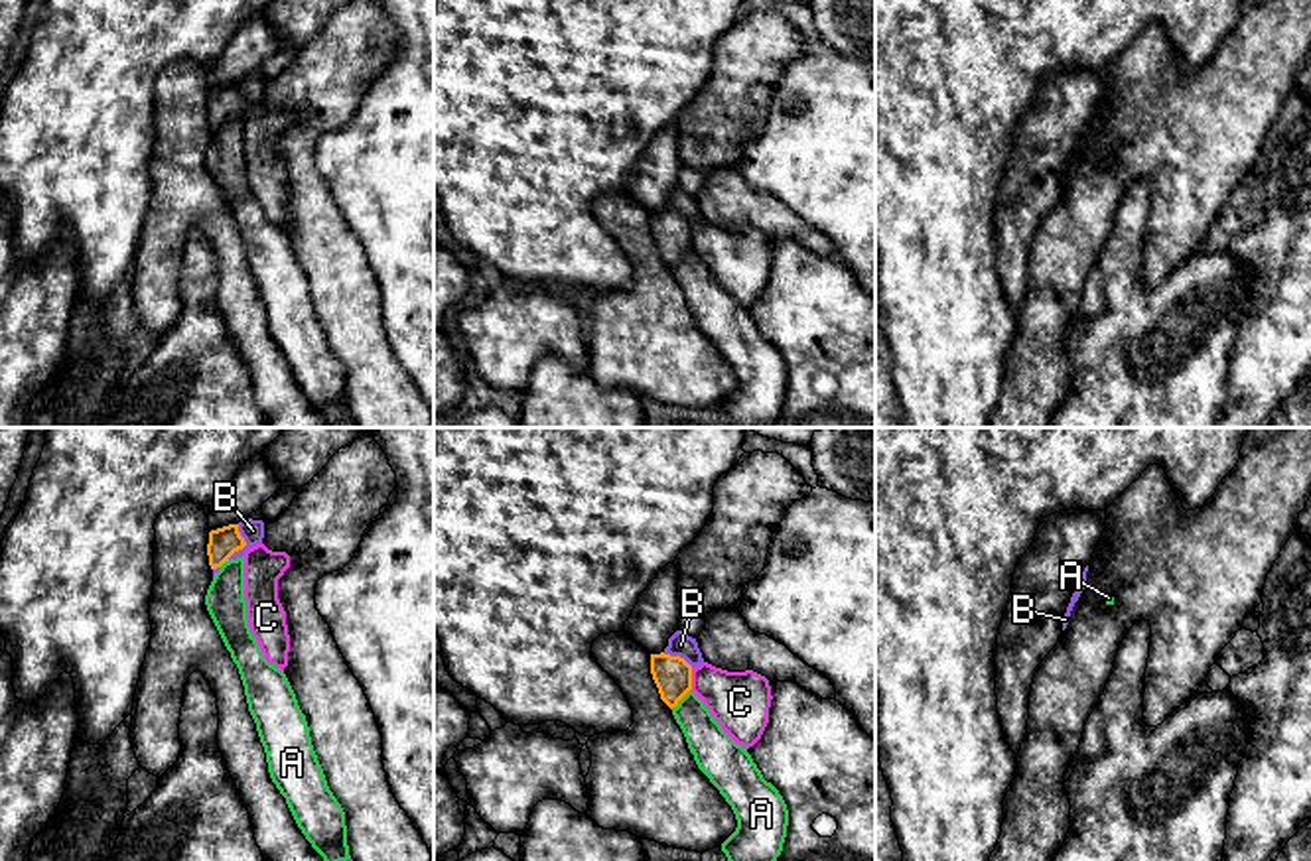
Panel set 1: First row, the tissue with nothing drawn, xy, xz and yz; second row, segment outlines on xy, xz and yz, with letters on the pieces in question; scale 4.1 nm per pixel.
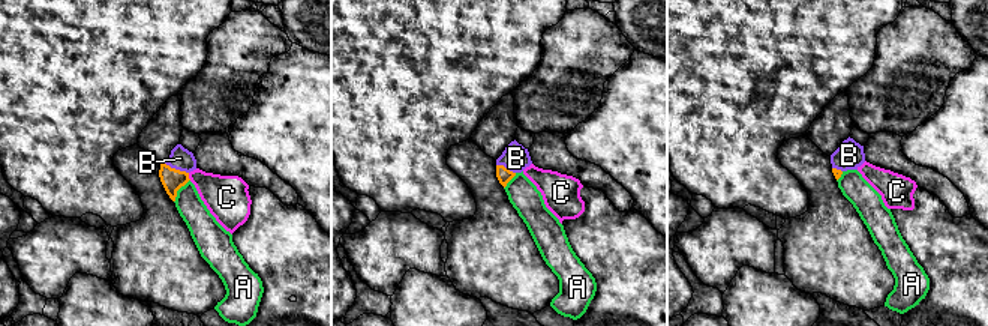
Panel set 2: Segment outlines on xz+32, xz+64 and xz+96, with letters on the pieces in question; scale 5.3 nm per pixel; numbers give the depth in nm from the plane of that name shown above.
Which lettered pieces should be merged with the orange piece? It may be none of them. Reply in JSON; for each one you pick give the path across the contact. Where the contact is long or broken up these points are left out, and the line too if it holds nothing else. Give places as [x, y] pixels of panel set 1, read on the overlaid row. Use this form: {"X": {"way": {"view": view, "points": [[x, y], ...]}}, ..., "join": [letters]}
{"B": {"way": {"view": "xy", "points": [[223, 542], [245, 544], [253, 530]]}}, "join": ["B"]}

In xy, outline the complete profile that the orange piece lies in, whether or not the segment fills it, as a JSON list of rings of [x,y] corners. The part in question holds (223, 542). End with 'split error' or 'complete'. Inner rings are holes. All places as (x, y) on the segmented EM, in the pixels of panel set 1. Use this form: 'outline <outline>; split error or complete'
outline [[[246,518],[239,524],[229,524],[209,532],[207,556],[215,573],[229,560],[242,558],[244,552],[264,538],[264,522]]]; split error

